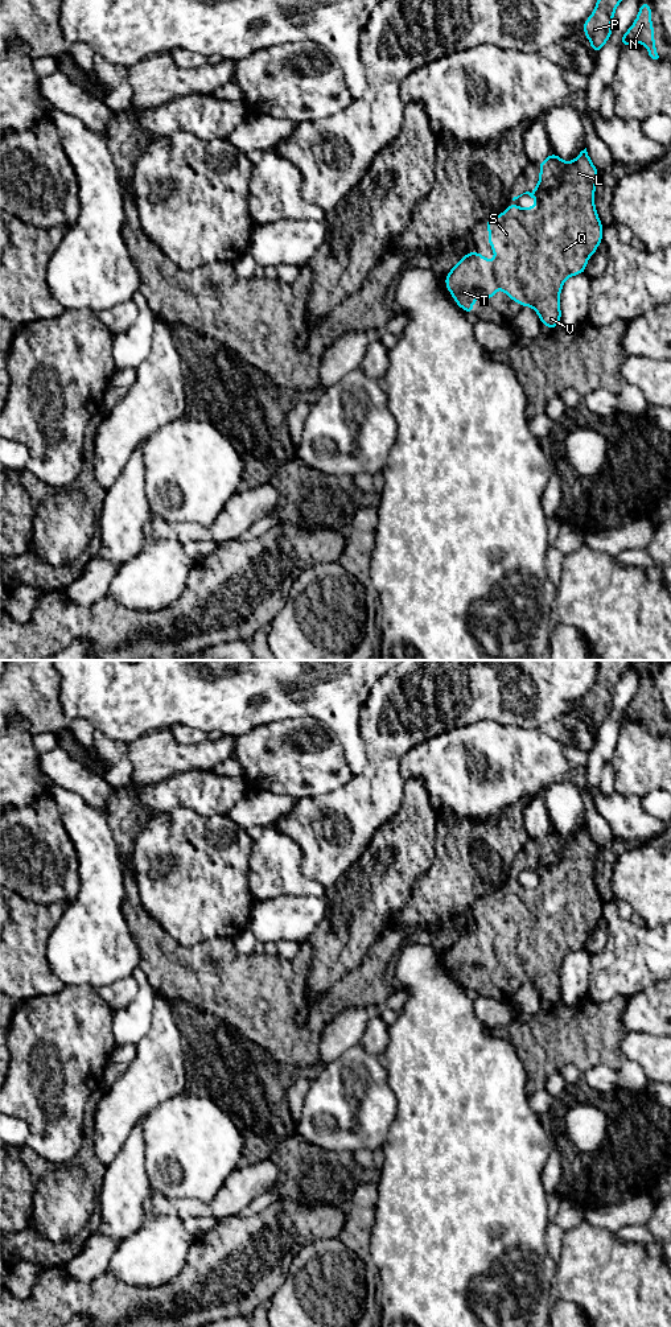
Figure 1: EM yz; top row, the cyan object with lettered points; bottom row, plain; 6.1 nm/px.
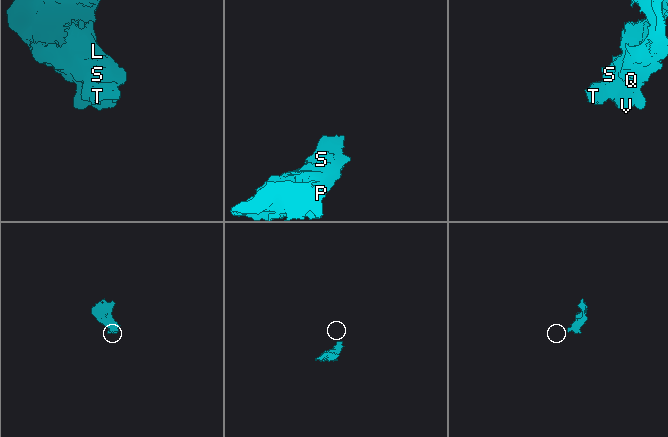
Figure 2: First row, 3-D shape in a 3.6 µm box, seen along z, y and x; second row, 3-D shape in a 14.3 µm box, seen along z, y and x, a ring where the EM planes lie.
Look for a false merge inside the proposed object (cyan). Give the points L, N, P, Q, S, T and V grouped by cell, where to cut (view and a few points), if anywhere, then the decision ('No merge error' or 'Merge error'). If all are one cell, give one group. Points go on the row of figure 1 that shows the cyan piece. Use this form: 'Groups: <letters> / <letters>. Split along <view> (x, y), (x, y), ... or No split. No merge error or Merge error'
Groups: L N P Q S T V. No split. No merge error

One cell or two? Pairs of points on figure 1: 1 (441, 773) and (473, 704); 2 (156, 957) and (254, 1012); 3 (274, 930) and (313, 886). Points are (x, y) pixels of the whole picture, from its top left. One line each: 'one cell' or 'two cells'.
1: two cells
2: one cell
3: two cells

